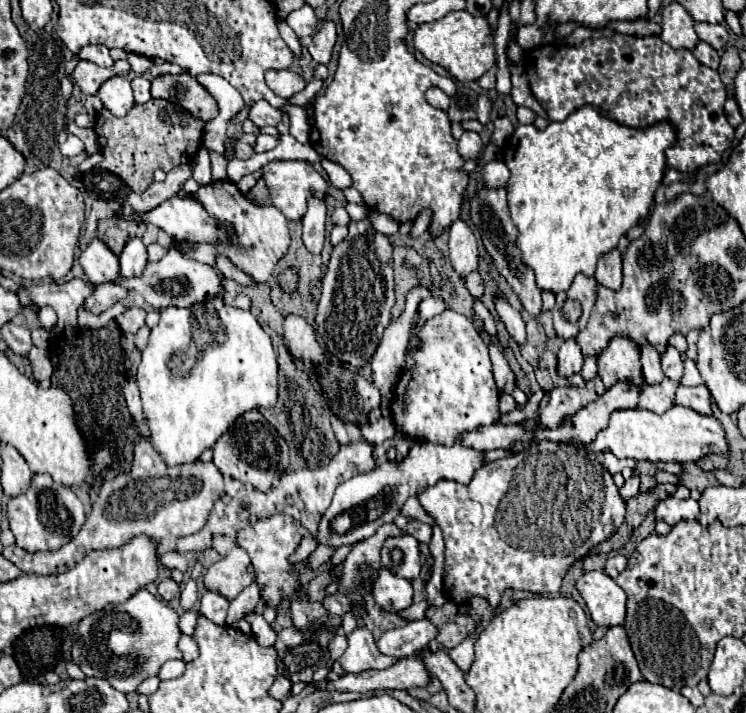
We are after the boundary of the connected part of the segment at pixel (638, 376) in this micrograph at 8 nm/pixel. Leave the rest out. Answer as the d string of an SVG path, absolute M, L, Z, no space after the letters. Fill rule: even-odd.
M614 338L610 346L598 358L598 376L602 378L606 390L616 382L632 382L636 388L644 388L640 350L628 338Z

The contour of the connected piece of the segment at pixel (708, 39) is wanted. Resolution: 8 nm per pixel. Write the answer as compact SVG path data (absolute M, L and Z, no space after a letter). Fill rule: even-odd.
M696 22L694 24L696 34L702 42L710 44L714 50L722 50L726 40L728 40L728 30L724 24L706 24L706 22Z

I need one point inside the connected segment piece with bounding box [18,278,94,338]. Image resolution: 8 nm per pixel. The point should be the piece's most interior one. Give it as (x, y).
(66, 298)

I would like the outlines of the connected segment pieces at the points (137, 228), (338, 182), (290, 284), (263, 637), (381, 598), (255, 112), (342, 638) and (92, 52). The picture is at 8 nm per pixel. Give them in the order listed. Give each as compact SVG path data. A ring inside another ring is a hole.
M120 216L114 218L106 218L98 222L98 238L114 252L120 254L124 244L132 238L132 236L142 236L142 232L146 230L146 224L142 220L126 220Z
M324 160L324 162L322 162L322 168L326 170L332 186L336 186L336 188L340 188L340 190L346 190L346 188L352 186L352 178L348 176L348 172L346 172L340 164L336 164L336 162L332 162L332 160Z
M292 266L284 268L284 270L280 272L280 276L278 276L278 284L280 284L280 288L282 288L284 292L292 294L292 292L296 290L296 286L298 286L298 272L296 272L296 268L292 268Z
M248 614L248 622L252 624L252 632L254 632L258 644L274 646L274 642L276 642L276 632L272 630L272 626L270 626L260 614Z
M382 568L372 596L380 608L388 612L402 612L412 604L412 584L400 576L392 576L392 572Z
M260 100L260 102L256 102L252 108L250 108L250 114L248 114L248 118L258 126L258 128L262 128L262 126L278 126L280 124L280 120L282 120L282 110L280 108L274 108L274 106L270 106L266 100Z
M337 633L328 645L331 661L338 660L346 650L347 645L347 637L343 633Z
M102 44L86 46L86 48L80 50L78 56L80 56L82 60L90 60L90 62L94 62L94 64L98 64L98 66L104 66L104 68L112 68L112 66L114 66L114 60L110 58L108 48L104 48Z

